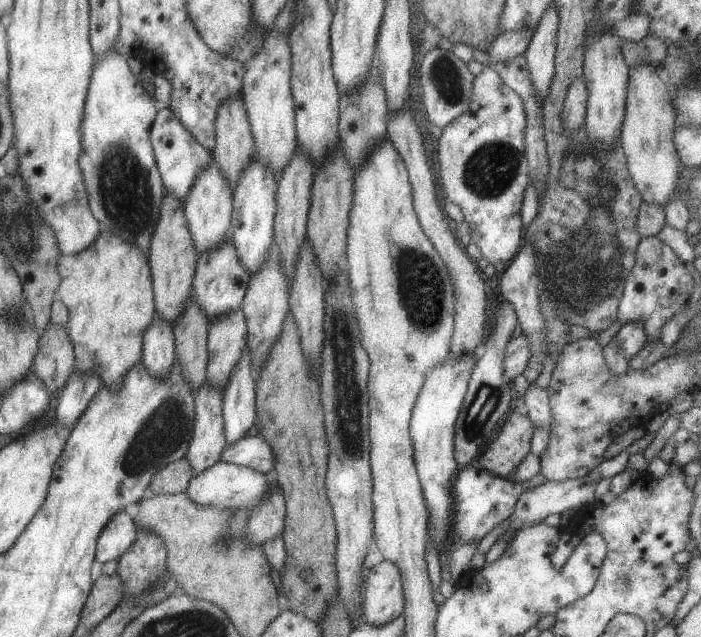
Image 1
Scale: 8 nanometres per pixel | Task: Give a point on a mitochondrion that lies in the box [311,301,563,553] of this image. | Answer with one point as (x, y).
(486, 400)

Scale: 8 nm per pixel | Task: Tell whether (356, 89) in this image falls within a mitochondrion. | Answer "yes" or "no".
no

